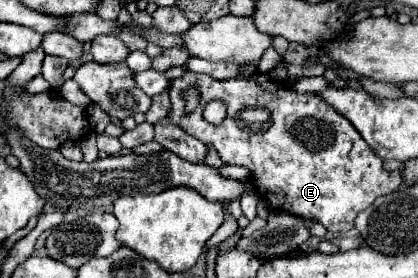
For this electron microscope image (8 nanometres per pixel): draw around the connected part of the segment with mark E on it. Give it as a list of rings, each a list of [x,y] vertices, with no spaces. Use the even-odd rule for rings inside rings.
[[[188,72],[172,82],[170,98],[170,118],[190,136],[212,144],[226,164],[246,166],[252,186],[272,210],[316,218],[330,232],[354,228],[358,212],[402,184],[400,172],[384,170],[384,160],[364,144],[364,138],[344,116],[316,94],[298,94],[264,74],[218,82],[208,74]],[[192,86],[200,92],[200,104],[192,114],[186,114],[184,92]],[[216,98],[228,106],[228,114],[220,126],[212,126],[202,118],[204,106]]]

